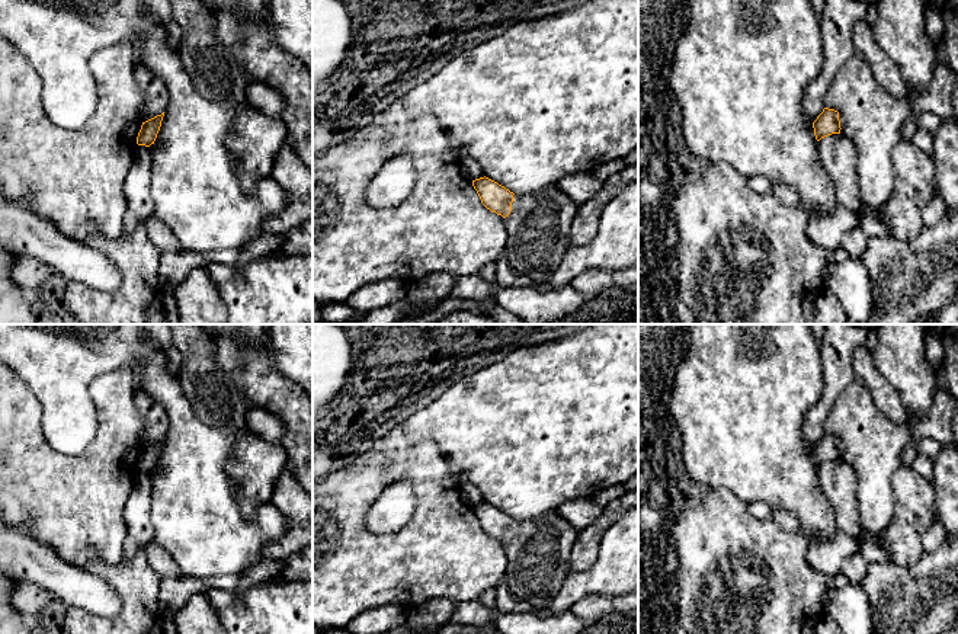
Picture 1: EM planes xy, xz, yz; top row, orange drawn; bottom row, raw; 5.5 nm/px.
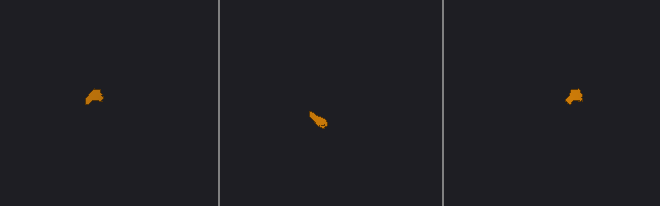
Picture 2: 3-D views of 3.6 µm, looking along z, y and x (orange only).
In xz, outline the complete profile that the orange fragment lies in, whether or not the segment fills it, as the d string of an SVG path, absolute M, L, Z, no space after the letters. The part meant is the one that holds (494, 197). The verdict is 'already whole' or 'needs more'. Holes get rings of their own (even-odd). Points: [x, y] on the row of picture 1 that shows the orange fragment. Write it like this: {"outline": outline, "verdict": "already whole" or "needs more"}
{"outline": "M484 176L472 180L472 186L481 204L504 220L507 241L503 256L509 260L519 281L538 289L547 288L545 281L558 268L570 247L570 224L577 205L555 185L535 193L520 195Z", "verdict": "needs more"}

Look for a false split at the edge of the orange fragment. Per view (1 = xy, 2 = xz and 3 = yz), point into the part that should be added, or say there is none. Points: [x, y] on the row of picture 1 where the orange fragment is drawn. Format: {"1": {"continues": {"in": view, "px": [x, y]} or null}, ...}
{"1": {"continues": null}, "2": {"continues": {"in": "xz", "px": [538, 227]}}, "3": {"continues": null}}

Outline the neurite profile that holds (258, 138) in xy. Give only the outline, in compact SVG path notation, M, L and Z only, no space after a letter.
M249 106L236 119L228 147L241 158L240 180L250 190L259 177L272 174L279 150L288 137L286 125Z

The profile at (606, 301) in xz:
M613 286L596 294L580 311L545 324L579 324L592 321L597 314L612 314L615 310L621 310L621 307L625 305L625 300L627 286Z

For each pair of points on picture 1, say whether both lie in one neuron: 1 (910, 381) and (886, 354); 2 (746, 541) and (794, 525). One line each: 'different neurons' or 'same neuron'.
1: same neuron
2: different neurons

